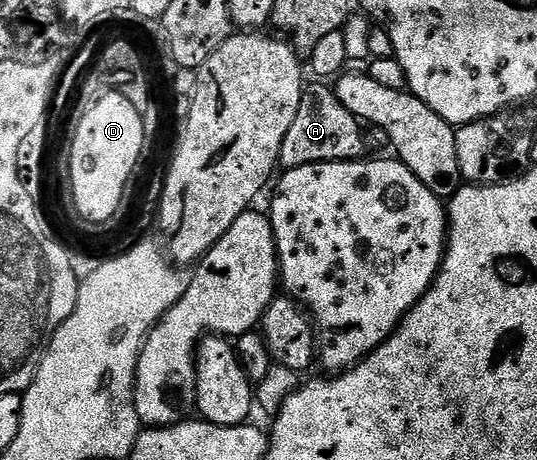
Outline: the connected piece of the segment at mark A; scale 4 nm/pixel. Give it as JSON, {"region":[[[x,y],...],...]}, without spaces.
{"region":[[[315,84],[306,91],[301,100],[301,108],[297,108],[297,116],[293,120],[293,125],[289,128],[289,133],[285,135],[285,144],[281,144],[279,153],[279,166],[283,170],[292,170],[305,164],[321,164],[322,162],[358,162],[364,157],[367,150],[367,138],[363,135],[365,131],[364,123],[358,118],[354,118],[350,112],[339,102],[334,89],[327,84]]]}

